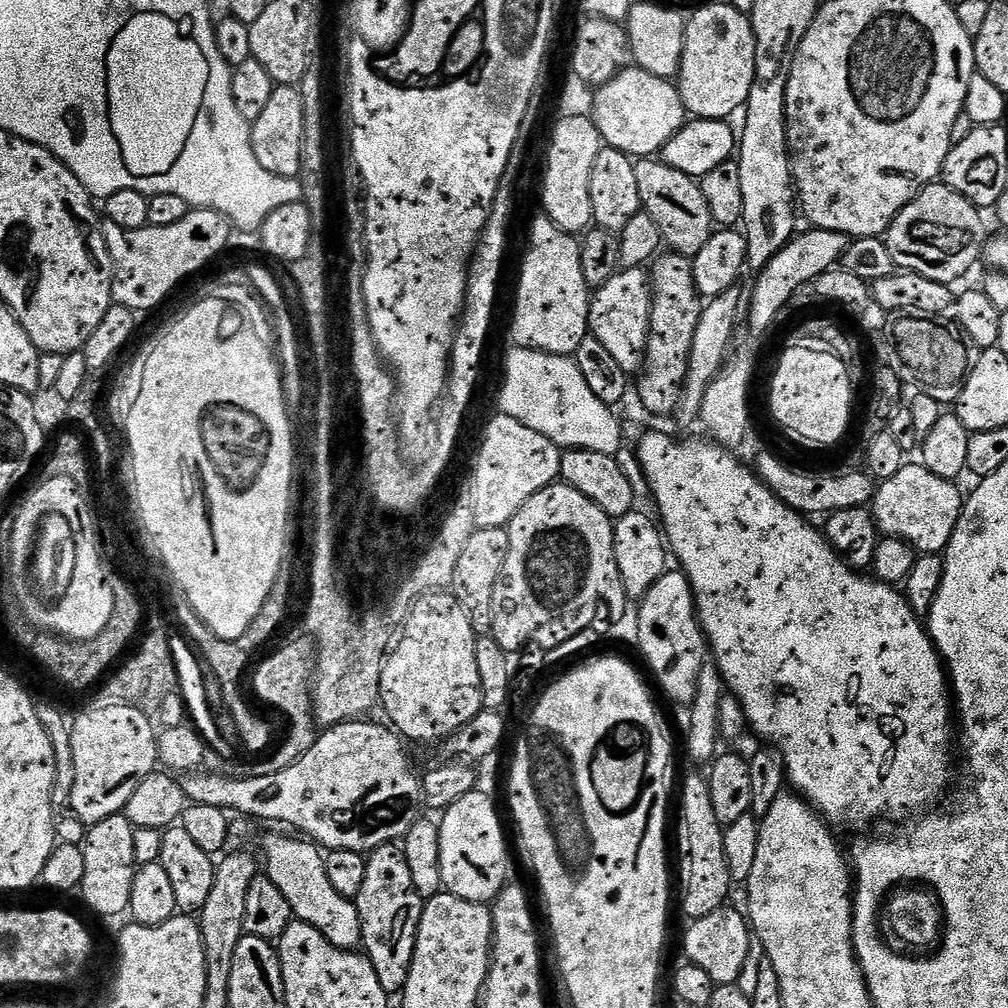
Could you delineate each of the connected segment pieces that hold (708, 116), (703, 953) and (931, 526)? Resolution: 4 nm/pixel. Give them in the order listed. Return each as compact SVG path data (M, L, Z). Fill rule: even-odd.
M730 2L708 4L687 17L684 26L684 49L678 73L680 97L685 113L698 120L728 120L748 102L750 86L754 86L754 50L756 39L751 19Z
M731 906L714 910L714 914L706 914L706 918L691 921L684 932L684 952L687 963L698 966L710 974L717 984L734 984L741 978L744 967L748 964L748 955L754 945L754 933L750 927L749 917Z
M919 462L905 463L894 478L883 481L875 489L870 511L876 517L877 529L885 536L902 538L917 553L943 553L954 534L960 511L964 509L965 497L960 496L956 487L953 481L930 474Z

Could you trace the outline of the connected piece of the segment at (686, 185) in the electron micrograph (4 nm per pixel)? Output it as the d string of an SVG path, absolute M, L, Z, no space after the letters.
M656 158L637 159L634 166L634 178L638 181L638 198L641 209L648 212L650 218L654 218L654 222L658 225L658 230L662 230L664 244L672 247L669 249L677 256L696 257L702 250L702 246L710 242L714 231L710 206L706 206L706 196L702 194L699 179L690 174L682 174L682 170L674 170L674 166L666 166Z

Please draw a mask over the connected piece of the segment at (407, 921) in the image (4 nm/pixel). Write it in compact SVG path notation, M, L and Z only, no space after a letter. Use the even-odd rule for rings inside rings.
M399 843L383 844L367 853L366 876L362 878L362 890L358 890L354 903L362 922L362 952L374 966L382 990L390 994L403 993L425 901L420 899L418 890L414 890L410 866L406 866L406 854Z

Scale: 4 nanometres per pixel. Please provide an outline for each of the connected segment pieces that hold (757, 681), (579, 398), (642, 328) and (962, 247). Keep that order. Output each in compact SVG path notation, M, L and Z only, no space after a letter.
M648 432L640 440L640 468L644 471L644 476L648 479L648 488L652 491L652 496L656 499L656 508L660 511L658 515L659 523L666 537L667 547L671 555L688 577L692 587L692 596L696 599L696 614L700 618L700 626L704 630L710 649L711 659L714 661L716 669L720 671L721 678L724 679L727 691L740 703L740 709L744 712L744 719L749 729L753 728L764 740L769 740L769 745L775 746L782 753L784 766L786 769L786 780L789 785L793 784L795 791L808 802L828 822L829 825L836 824L868 824L871 820L876 820L879 816L904 816L907 812L916 812L919 808L924 808L927 804L932 804L948 788L948 783L952 780L952 748L954 752L954 700L950 695L950 681L946 671L946 665L940 659L940 654L936 650L932 638L928 634L928 629L922 623L921 617L914 614L914 610L908 605L908 600L904 597L903 591L899 587L891 584L884 584L881 580L873 578L868 574L861 574L853 570L837 556L832 545L828 543L827 536L819 527L815 528L801 513L795 512L790 506L786 506L776 495L765 486L764 481L749 465L745 464L739 457L729 449L721 447L720 444L711 439L706 440L671 440L664 432Z
M515 346L510 350L500 392L499 411L503 415L517 418L561 448L593 449L595 453L611 456L620 454L622 428L613 414L615 411L591 393L573 357Z
M624 268L616 272L606 286L595 289L588 305L588 330L598 342L602 342L602 346L606 346L606 351L624 372L636 374L644 367L651 313L652 281L649 273L644 268Z
M933 182L927 184L922 191L917 194L914 199L909 202L905 208L898 213L897 216L892 220L892 224L888 227L886 233L886 243L888 249L890 250L890 258L894 258L897 269L913 272L914 274L922 274L922 278L934 278L934 282L942 282L943 284L952 286L955 285L955 280L960 280L972 267L976 264L976 259L979 261L981 259L982 253L986 247L986 235L984 236L984 220L982 217L981 209L974 207L970 201L966 199L962 194L958 194L954 190L950 190L950 186L943 182Z

